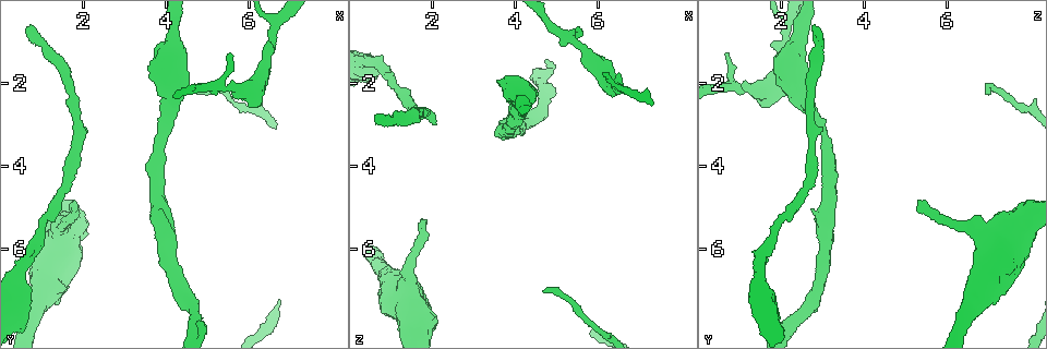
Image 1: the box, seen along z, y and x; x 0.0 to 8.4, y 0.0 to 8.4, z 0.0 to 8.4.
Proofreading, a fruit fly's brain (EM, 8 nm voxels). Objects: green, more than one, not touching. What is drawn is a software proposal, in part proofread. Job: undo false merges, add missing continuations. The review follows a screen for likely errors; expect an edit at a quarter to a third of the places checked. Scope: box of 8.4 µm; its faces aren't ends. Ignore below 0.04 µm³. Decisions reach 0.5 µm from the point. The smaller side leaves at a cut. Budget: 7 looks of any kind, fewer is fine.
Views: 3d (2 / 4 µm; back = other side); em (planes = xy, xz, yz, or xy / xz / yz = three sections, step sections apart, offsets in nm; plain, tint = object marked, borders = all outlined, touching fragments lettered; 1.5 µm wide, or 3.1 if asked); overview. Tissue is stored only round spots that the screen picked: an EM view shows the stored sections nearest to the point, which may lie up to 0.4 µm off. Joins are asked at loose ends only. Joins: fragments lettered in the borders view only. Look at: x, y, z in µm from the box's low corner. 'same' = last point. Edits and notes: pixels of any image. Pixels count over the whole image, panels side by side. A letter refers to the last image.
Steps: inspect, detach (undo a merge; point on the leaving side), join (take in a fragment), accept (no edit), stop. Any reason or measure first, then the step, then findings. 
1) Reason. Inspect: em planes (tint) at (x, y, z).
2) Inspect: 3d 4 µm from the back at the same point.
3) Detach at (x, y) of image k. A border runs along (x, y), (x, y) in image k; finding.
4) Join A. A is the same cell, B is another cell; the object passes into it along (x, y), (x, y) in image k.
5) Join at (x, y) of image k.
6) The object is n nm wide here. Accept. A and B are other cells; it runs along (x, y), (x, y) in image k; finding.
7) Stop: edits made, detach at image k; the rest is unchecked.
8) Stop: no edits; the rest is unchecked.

End of a long branch. Inspect: 3d 2 µm at (0.70, 0.70, 2.75).

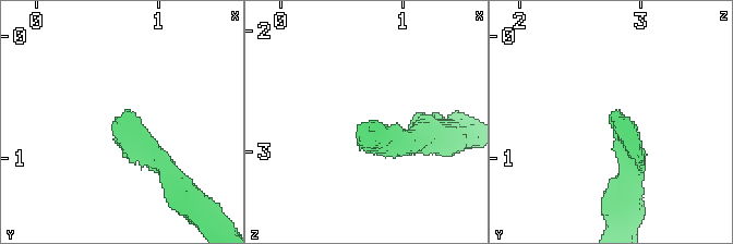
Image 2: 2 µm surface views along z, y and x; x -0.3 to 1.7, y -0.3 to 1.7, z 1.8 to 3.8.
Inspect: em planes (borders) at (0.64, 0.72, 2.74).

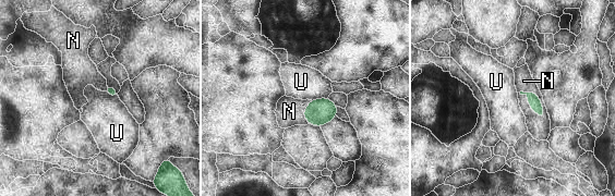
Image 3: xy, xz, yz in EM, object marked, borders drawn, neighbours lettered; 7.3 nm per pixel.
Join N. N is the same cell, U is another cell; the object passes into it along (534, 102), (529, 105), (523, 81) in image 3; it goes on there.

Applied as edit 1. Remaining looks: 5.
Redraw. Inspect: overview.

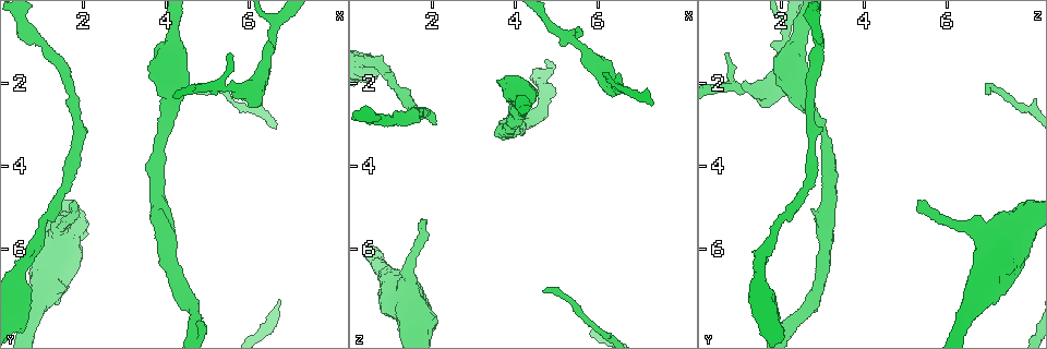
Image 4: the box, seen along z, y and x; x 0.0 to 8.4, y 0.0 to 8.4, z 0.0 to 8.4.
An open end. Inspect: 3d 4 µm at (1.80, 4.85, 5.30).

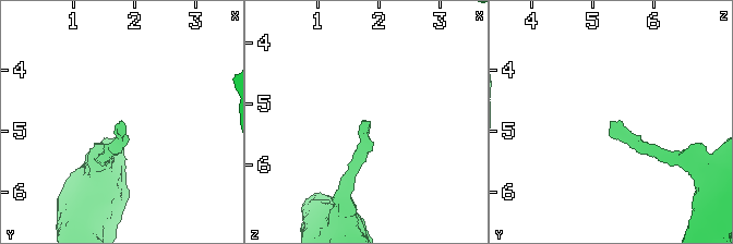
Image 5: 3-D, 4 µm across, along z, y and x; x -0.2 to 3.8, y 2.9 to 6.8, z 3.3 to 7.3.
Inspect: em xy step 4 (tint) at (1.80, 4.80, 5.35).

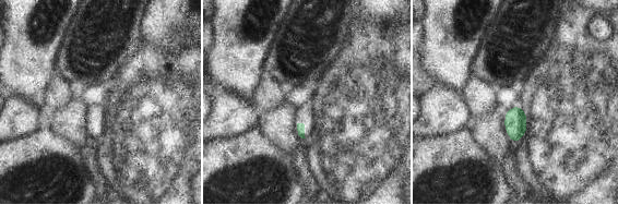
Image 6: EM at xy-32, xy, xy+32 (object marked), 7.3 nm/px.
Another direction. Inspect: em yz step 4 (borders) at the same point.

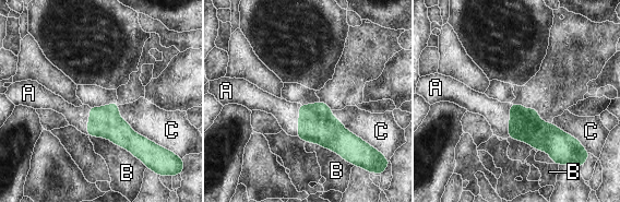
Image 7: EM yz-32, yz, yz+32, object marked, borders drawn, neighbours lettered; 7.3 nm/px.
Join A. A is the same cell, B and C are other cells; it goes on there.

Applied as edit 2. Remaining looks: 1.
Long arm stops here. Inspect: em xz step 4 (borders) at (4.75, 7.75, 1.45).

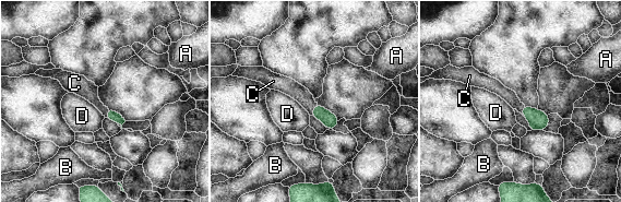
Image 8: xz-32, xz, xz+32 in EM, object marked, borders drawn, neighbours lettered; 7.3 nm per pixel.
Join C. C is the same cell, A, B and D are other cells; the object passes into it along (330, 120), (312, 109), (288, 86) in image 8; the neuron continues.

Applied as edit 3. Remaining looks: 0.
Stop: edits made, join at image 3, join at image 7, join at image 8; the rest is unchecked.

